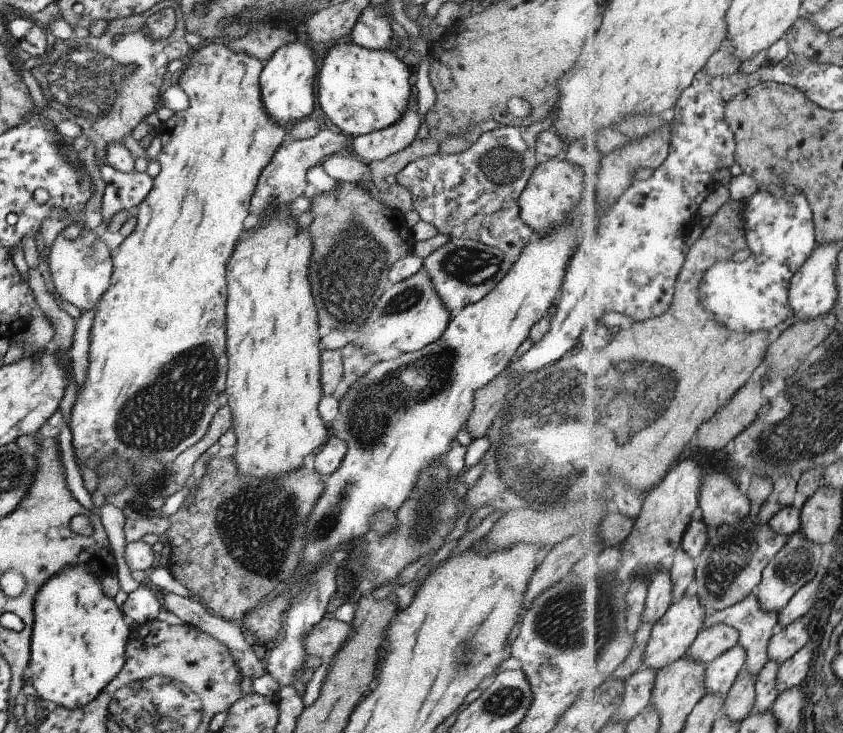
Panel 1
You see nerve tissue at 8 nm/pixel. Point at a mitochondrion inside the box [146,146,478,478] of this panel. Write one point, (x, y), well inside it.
(369, 416)

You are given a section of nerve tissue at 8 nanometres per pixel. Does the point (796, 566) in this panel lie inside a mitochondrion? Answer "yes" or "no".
yes

